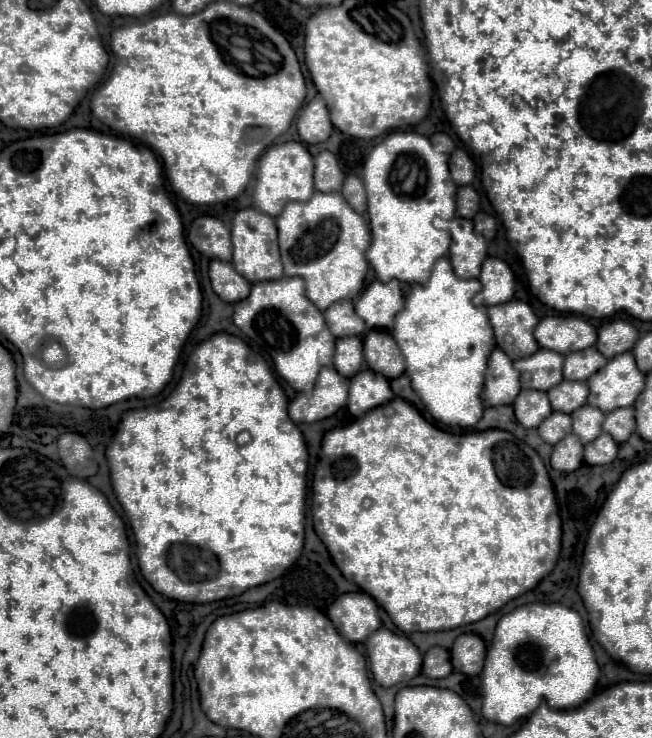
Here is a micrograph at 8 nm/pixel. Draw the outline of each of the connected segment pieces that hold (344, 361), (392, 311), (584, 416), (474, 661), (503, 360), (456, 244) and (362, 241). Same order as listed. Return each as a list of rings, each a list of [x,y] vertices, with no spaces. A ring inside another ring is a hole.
[[[338,338],[336,340],[336,354],[334,354],[334,368],[346,376],[352,378],[356,372],[360,372],[364,366],[364,354],[362,354],[362,338]]]
[[[374,280],[354,302],[356,314],[370,330],[392,330],[396,314],[402,310],[402,286],[398,280],[388,284]]]
[[[588,404],[572,414],[574,434],[582,440],[582,444],[588,444],[602,434],[602,422],[604,422],[604,412],[594,410],[594,406]]]
[[[462,634],[452,646],[452,666],[466,676],[478,676],[482,672],[484,656],[486,646],[478,634]]]
[[[494,350],[488,362],[486,372],[486,384],[482,392],[482,400],[486,406],[500,406],[500,404],[512,404],[514,398],[520,392],[520,380],[518,370],[512,366],[512,360],[502,354],[502,350]]]
[[[454,218],[446,226],[452,234],[450,262],[460,278],[478,278],[486,258],[486,240],[474,232],[472,220]]]
[[[316,192],[308,202],[288,202],[284,212],[276,218],[280,256],[284,264],[284,276],[300,276],[306,282],[306,296],[318,310],[326,310],[330,304],[342,298],[356,298],[364,288],[368,262],[366,262],[366,246],[370,244],[370,232],[366,220],[348,206],[340,192]]]

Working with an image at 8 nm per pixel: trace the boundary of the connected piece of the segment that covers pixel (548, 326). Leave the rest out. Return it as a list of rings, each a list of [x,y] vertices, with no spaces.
[[[548,316],[536,330],[534,338],[540,348],[554,350],[558,354],[570,354],[574,350],[584,350],[596,344],[596,328],[580,316]]]

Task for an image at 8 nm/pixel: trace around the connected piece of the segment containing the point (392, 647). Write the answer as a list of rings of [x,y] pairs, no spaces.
[[[380,628],[368,638],[366,650],[370,672],[374,680],[384,688],[404,680],[410,682],[422,670],[422,654],[418,648],[408,638],[398,636],[388,628]]]

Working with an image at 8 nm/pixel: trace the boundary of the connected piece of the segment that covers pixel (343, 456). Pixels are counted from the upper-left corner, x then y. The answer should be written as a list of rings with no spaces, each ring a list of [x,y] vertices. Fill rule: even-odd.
[[[394,398],[386,406],[378,406],[378,410],[370,410],[370,414],[364,414],[362,418],[354,420],[348,426],[334,428],[324,436],[322,464],[316,466],[312,492],[314,492],[312,496],[314,530],[320,536],[335,565],[347,580],[358,584],[366,594],[370,594],[388,612],[396,628],[404,634],[452,630],[486,618],[488,614],[500,610],[512,598],[536,588],[536,584],[552,572],[560,554],[562,522],[558,516],[556,493],[536,450],[532,450],[528,444],[520,440],[520,456],[518,456],[518,438],[514,438],[510,432],[504,430],[486,430],[486,432],[450,436],[428,424],[412,404],[400,398]]]

